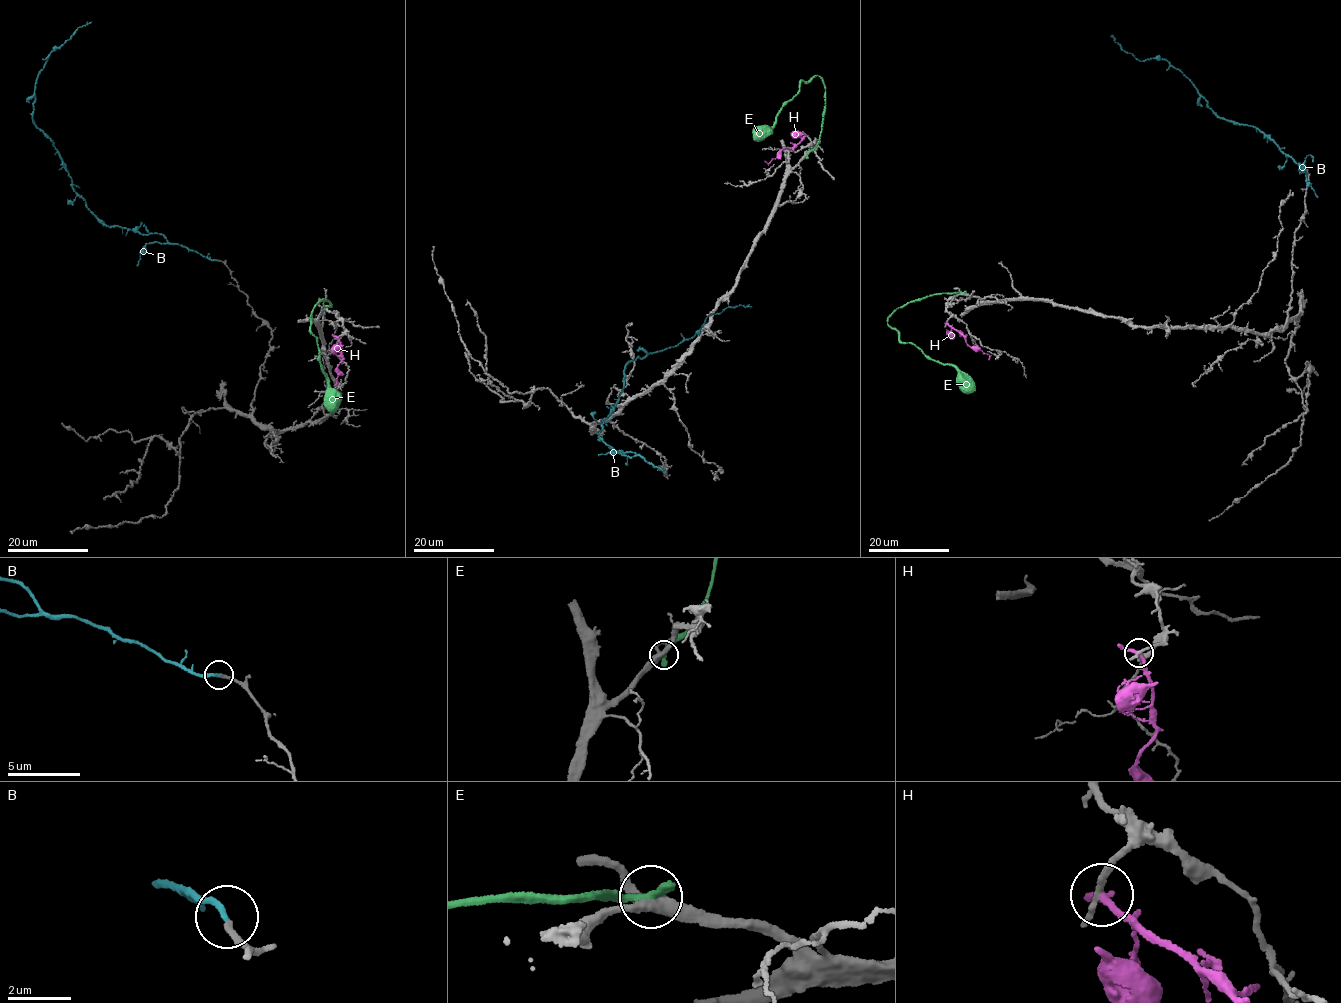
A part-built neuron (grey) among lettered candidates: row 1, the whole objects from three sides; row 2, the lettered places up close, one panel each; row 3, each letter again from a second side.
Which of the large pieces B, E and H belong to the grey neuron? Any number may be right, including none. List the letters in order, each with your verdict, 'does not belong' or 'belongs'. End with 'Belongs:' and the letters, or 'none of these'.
B: belongs
E: does not belong
H: does not belong
Belongs: B

